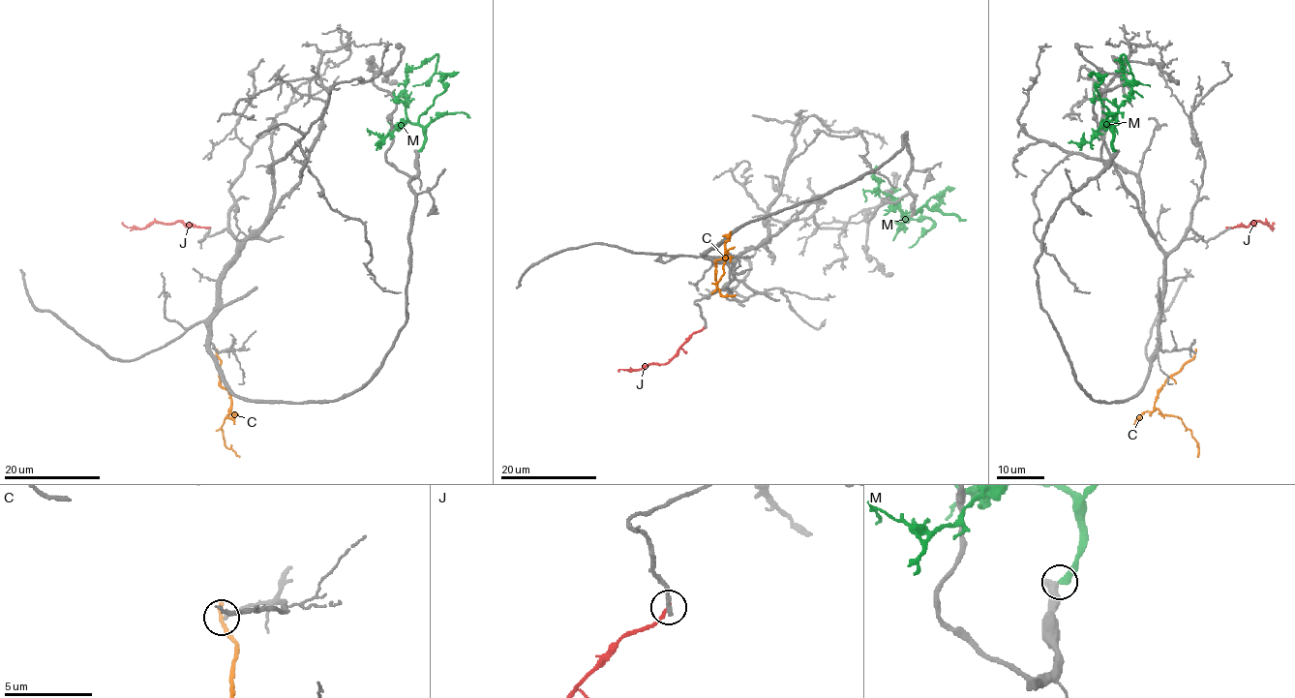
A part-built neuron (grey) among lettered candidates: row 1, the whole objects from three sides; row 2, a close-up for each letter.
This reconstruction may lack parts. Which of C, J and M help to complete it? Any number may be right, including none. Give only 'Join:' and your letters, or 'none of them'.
Join: none of them

